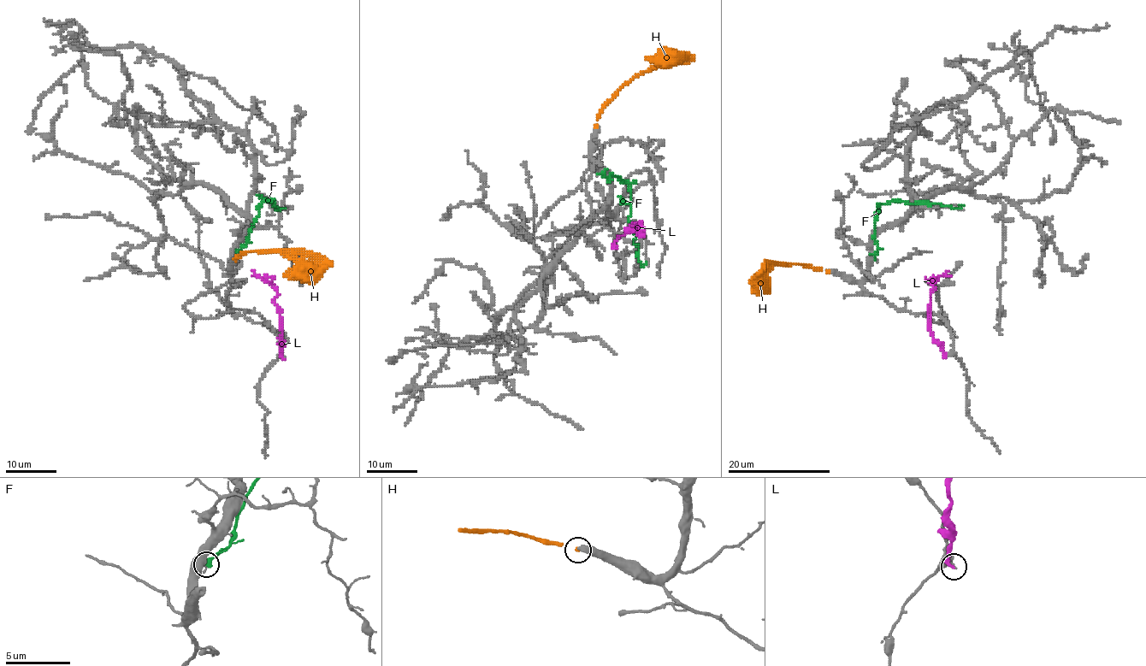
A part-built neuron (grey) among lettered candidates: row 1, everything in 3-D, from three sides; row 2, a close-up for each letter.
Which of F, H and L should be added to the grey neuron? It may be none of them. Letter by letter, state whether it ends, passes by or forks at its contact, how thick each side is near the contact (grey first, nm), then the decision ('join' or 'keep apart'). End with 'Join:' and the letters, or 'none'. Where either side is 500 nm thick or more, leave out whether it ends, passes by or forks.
F: it ends there; 220 nm thick on the grey side, 360 nm on the other; keep apart
H: it ends there; 420 nm thick on the grey side, 160 nm on the other; keep apart
L: it ends there; 100 nm thick on the grey side, 280 nm on the other; keep apart
Join: none

